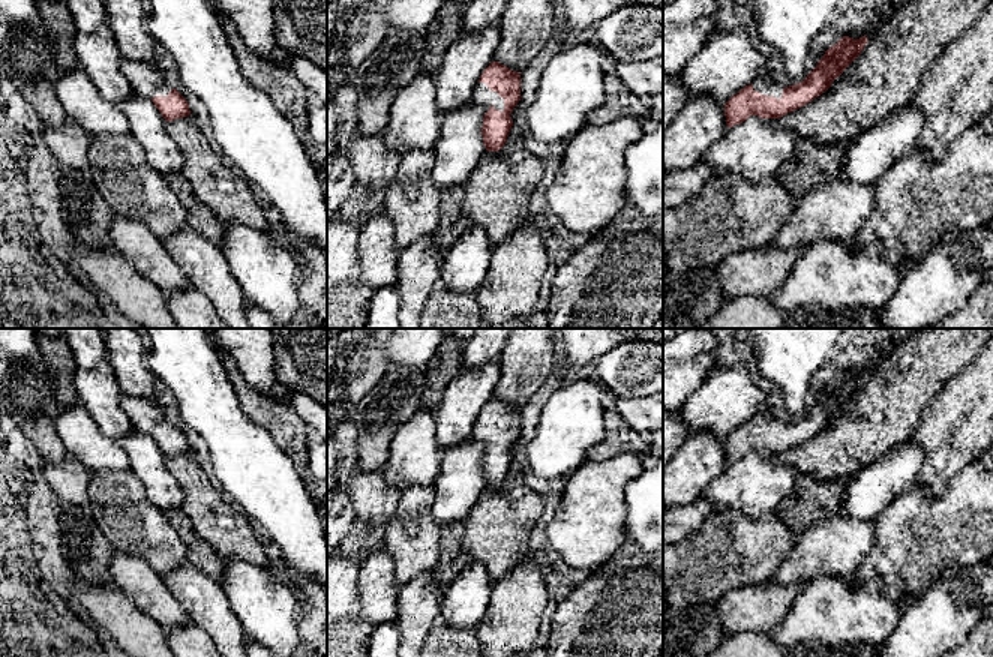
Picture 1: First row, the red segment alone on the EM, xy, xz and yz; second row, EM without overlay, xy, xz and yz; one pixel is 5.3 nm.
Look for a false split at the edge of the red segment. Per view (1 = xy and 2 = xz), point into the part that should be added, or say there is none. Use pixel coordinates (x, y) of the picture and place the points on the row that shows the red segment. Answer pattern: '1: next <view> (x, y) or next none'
1: next xy (144, 78)
2: next xz (482, 95)

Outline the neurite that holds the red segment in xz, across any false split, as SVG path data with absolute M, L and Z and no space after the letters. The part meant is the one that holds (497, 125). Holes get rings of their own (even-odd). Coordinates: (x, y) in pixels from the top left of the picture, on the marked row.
M492 62L480 75L471 102L483 111L482 136L486 152L498 152L507 141L513 126L512 111L520 100L520 72Z

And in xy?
M122 57L120 70L134 94L150 99L166 122L190 116L188 100L166 84L153 63Z

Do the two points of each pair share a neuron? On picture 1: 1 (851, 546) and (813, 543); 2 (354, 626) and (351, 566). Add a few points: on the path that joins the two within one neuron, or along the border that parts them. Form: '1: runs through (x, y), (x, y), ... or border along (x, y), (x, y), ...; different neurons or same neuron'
1: runs through (842, 546), (822, 546); same neuron
2: runs through (347, 611), (347, 581); same neuron

